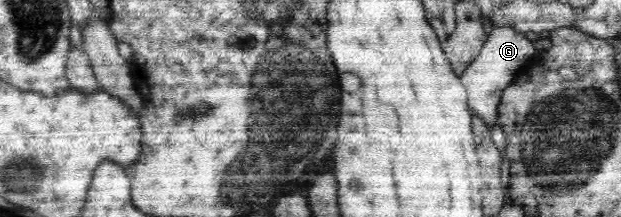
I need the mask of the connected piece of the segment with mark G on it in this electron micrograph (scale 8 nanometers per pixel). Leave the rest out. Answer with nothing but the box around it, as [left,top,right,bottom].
[460,27,538,130]

